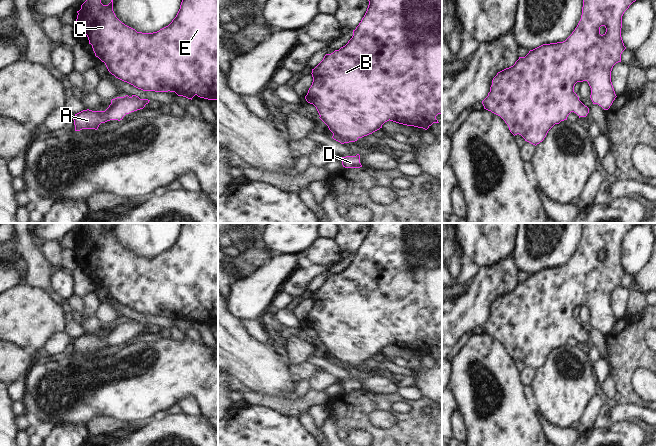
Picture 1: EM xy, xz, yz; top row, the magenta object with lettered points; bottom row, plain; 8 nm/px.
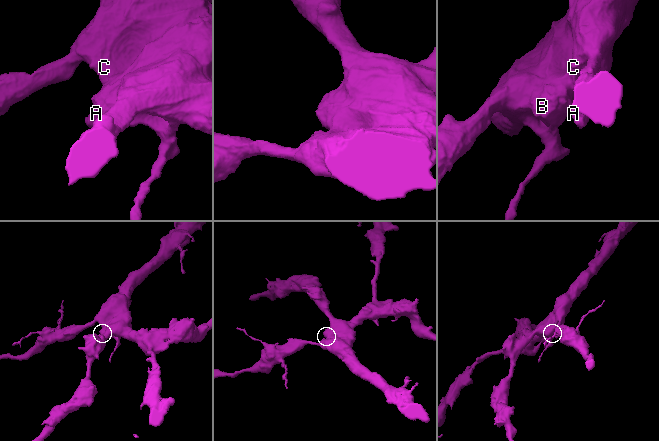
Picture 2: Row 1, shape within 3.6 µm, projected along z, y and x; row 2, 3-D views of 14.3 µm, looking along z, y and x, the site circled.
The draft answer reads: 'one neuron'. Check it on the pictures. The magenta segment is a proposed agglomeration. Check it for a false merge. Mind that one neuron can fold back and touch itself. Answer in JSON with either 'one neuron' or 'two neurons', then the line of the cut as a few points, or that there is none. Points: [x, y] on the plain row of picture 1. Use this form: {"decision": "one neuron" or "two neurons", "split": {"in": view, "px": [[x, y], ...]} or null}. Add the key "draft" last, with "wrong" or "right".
{"decision": "one neuron", "split": null, "draft": "right"}

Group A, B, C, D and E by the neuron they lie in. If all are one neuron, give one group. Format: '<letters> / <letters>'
A B C D E

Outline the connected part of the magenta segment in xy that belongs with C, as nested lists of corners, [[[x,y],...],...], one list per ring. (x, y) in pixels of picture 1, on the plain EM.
[[[87,223],[77,237],[74,253],[87,259],[95,280],[116,302],[143,315],[170,315],[191,324],[195,319],[218,324],[218,223],[182,223],[172,246],[153,257],[137,256],[122,247],[113,235],[113,223],[108,229],[103,229],[101,223]]]

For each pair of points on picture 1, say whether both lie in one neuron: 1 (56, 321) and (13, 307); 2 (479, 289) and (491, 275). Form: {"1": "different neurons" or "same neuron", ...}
{"1": "same neuron", "2": "same neuron"}

